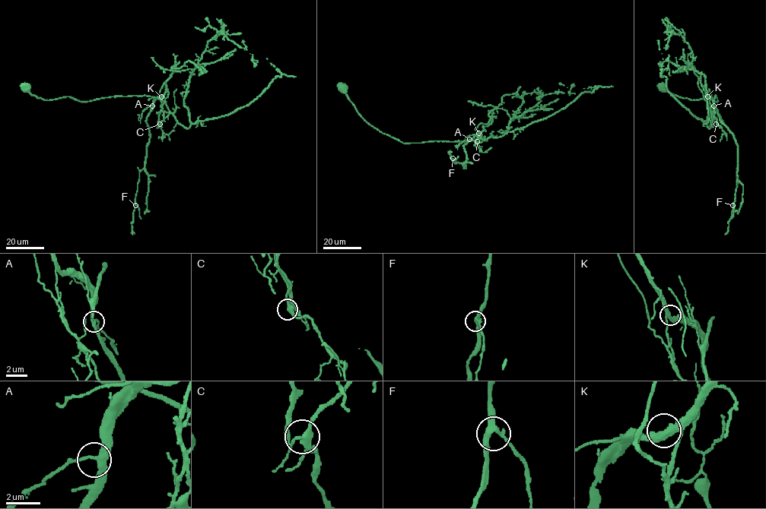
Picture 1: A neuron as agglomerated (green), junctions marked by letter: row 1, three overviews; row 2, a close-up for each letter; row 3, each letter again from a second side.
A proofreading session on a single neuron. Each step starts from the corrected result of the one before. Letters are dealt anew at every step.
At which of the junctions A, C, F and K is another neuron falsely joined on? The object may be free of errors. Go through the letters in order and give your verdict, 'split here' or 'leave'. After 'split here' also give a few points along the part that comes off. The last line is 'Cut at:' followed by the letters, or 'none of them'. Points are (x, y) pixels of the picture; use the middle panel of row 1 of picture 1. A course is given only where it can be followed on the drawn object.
A: leave
C: split here; foreign part runs (477, 141), (479, 132), (463, 146), (467, 159), (463, 163), (455, 162), (450, 156), (449, 150)
F: leave
K: leave
Cut at: C

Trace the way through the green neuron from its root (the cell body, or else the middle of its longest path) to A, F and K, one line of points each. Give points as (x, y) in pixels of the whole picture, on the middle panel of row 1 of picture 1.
A: (342, 88), (357, 112), (367, 122), (402, 142), (487, 139), (481, 139), (479, 132), (469, 139)
F: (342, 88), (367, 122), (402, 142), (487, 139), (479, 132), (463, 146), (463, 163), (452, 158)
K: (342, 88), (357, 112), (367, 122), (402, 142), (486, 140), (481, 139), (478, 133)

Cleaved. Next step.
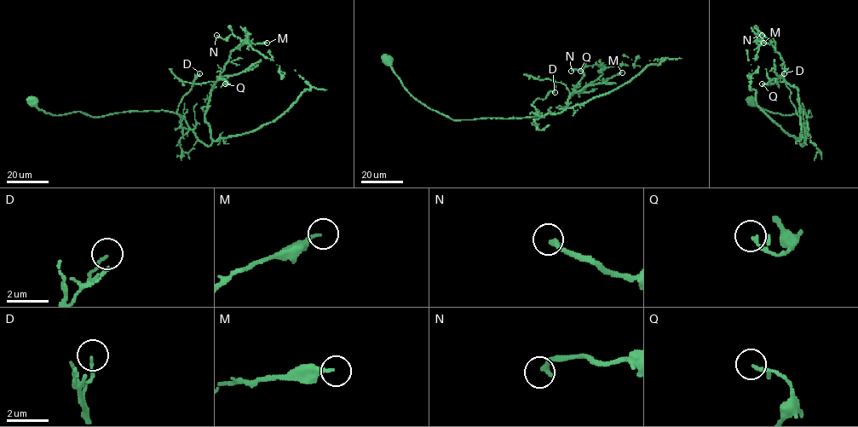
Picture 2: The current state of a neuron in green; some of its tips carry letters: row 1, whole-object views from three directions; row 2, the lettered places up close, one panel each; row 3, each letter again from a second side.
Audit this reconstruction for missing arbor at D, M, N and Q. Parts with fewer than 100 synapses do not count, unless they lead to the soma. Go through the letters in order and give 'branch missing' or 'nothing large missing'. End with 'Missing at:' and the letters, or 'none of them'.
D: nothing large missing
M: nothing large missing
N: nothing large missing
Q: nothing large missing
Missing at: none of them

